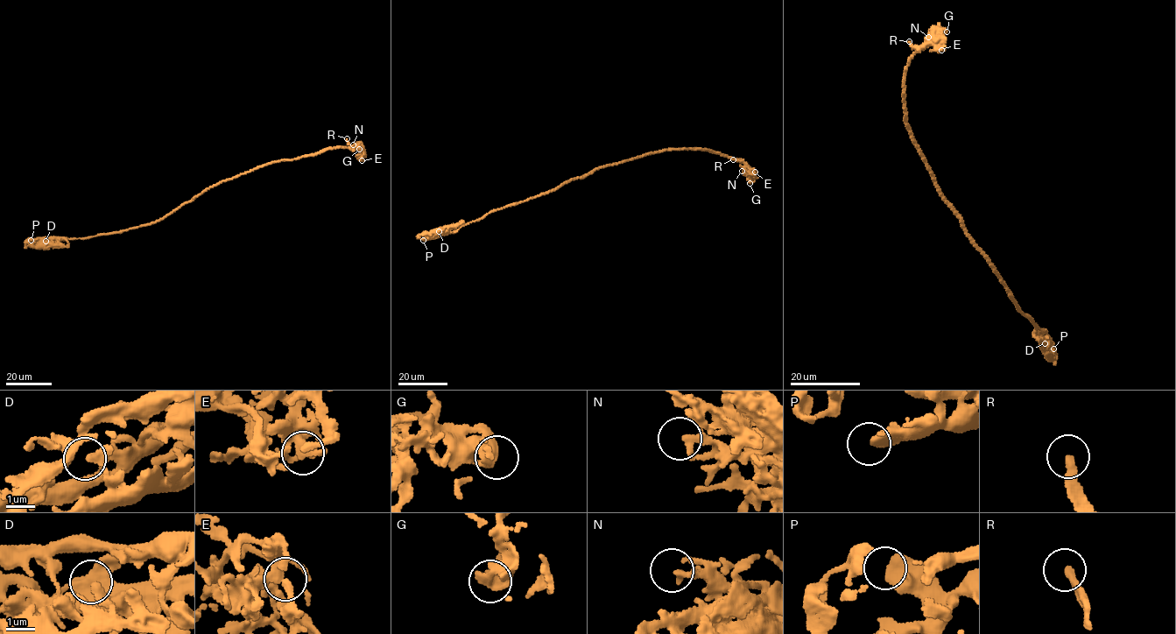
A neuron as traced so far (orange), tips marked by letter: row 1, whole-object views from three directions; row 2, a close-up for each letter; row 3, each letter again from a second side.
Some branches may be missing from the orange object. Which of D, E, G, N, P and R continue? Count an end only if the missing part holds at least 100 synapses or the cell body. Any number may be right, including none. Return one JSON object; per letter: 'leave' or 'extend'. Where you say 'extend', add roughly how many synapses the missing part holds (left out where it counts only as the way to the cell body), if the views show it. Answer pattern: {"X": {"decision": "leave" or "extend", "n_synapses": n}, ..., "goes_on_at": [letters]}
{"D": {"decision": "leave"}, "E": {"decision": "leave"}, "G": {"decision": "leave"}, "N": {"decision": "leave"}, "P": {"decision": "leave"}, "R": {"decision": "extend"}, "goes_on_at": ["R"]}

